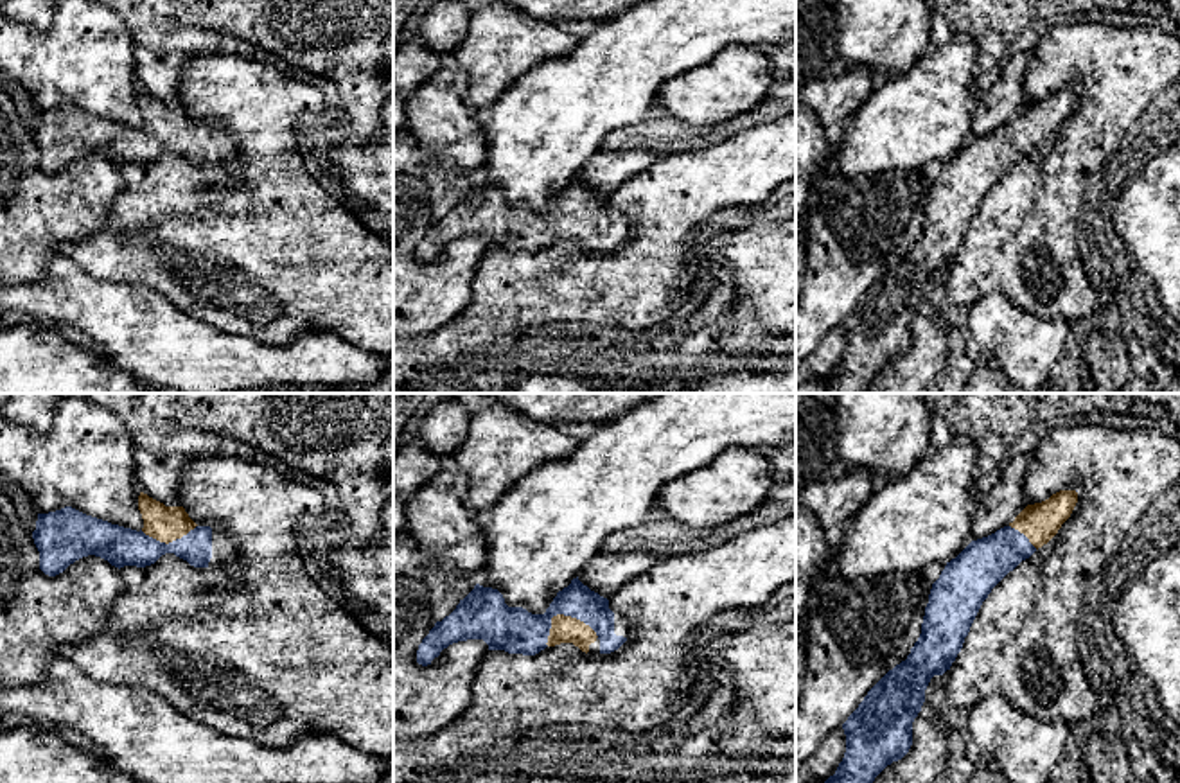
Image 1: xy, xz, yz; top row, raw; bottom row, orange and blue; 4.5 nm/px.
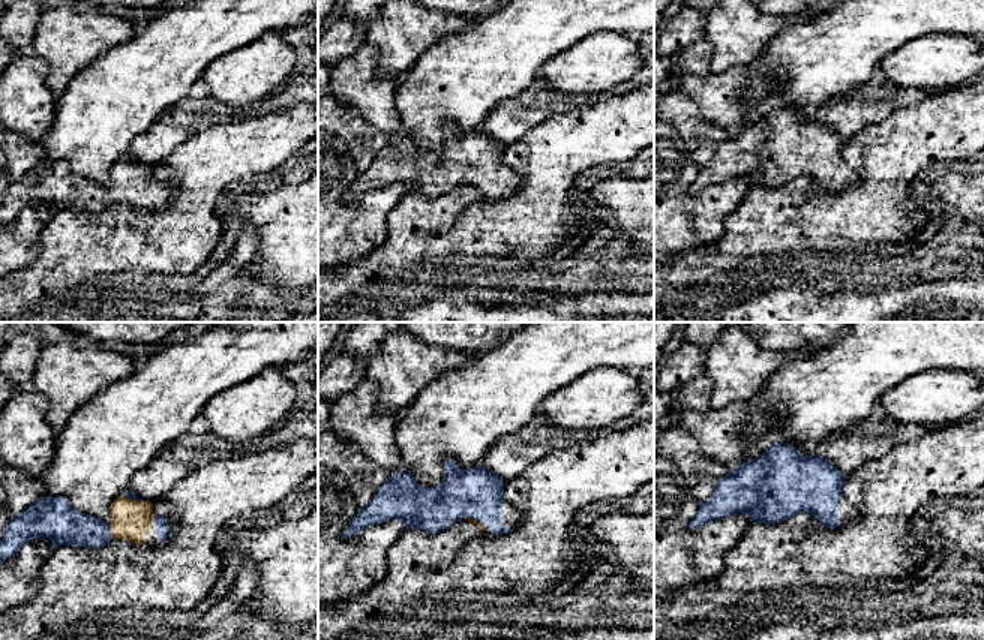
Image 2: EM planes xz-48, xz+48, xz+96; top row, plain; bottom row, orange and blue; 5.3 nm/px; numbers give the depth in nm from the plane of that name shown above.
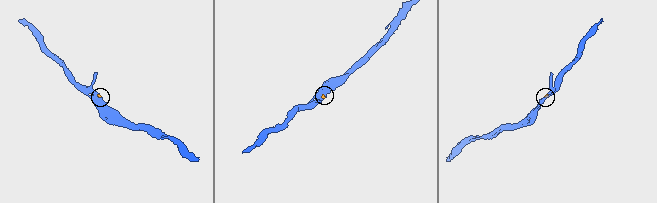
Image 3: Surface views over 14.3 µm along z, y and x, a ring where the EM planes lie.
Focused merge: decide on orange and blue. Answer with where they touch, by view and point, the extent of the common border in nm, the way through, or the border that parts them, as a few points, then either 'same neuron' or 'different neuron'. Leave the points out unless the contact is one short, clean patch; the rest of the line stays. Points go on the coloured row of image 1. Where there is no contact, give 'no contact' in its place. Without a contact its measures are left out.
contact xz (563, 615); length 260 nm; same neuron

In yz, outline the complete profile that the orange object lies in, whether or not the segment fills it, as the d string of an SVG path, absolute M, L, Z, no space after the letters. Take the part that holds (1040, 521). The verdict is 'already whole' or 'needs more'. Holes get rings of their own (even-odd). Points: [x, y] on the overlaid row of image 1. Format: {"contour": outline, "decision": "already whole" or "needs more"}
{"contour": "M1060 490L1042 503L1027 505L1013 523L988 537L972 541L955 559L947 562L932 584L918 641L907 659L889 670L842 724L846 752L835 774L824 783L873 783L887 765L909 752L912 722L921 711L930 679L950 670L991 589L1058 533L1076 503L1078 490Z", "decision": "needs more"}

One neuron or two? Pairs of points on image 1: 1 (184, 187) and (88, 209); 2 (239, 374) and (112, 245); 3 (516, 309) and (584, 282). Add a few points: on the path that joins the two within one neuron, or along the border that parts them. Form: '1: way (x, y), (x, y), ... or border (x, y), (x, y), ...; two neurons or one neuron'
1: border (121, 167), (123, 193), (105, 223), (85, 236); two neurons
2: way (205, 340), (146, 288), (146, 279); one neuron
3: way (532, 293), (548, 286), (568, 284); one neuron

